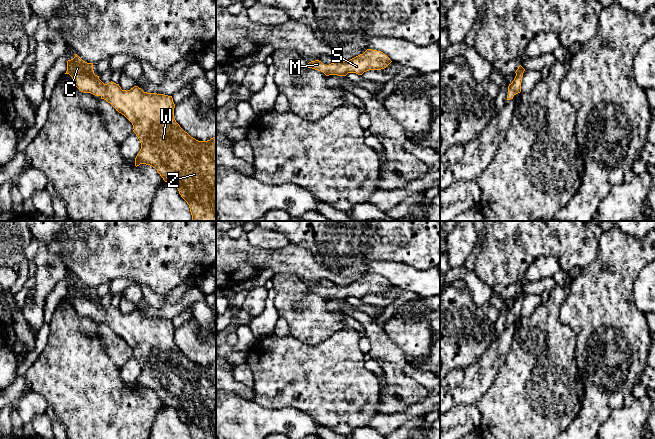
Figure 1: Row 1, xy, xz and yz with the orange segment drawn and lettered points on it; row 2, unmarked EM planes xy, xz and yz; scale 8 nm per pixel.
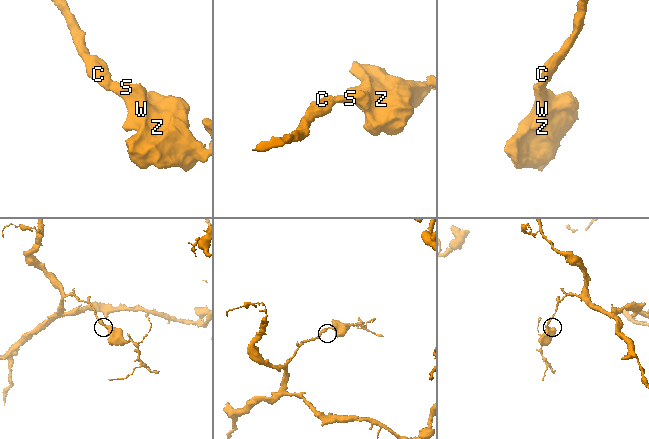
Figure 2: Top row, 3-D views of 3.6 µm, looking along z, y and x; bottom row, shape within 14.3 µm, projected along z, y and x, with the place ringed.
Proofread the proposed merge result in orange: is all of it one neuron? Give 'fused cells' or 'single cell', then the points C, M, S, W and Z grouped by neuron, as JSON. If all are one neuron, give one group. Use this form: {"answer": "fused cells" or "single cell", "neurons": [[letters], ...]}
{"answer": "single cell", "neurons": [["C", "M", "S", "W", "Z"]]}

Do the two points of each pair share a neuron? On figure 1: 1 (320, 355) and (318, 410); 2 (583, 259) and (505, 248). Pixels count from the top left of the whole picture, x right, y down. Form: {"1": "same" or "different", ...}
{"1": "same", "2": "same"}

